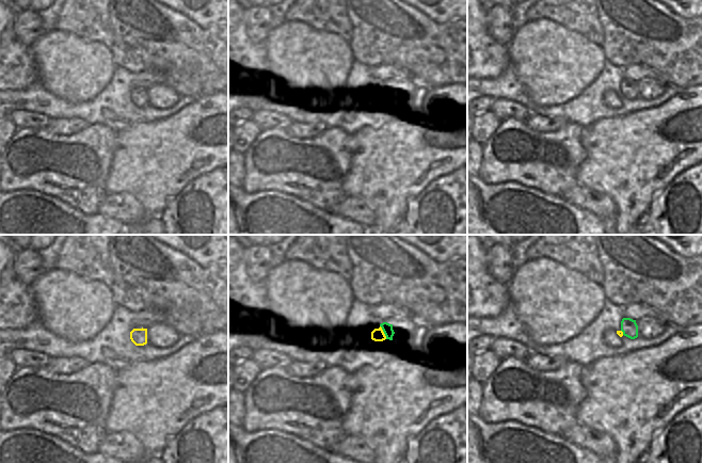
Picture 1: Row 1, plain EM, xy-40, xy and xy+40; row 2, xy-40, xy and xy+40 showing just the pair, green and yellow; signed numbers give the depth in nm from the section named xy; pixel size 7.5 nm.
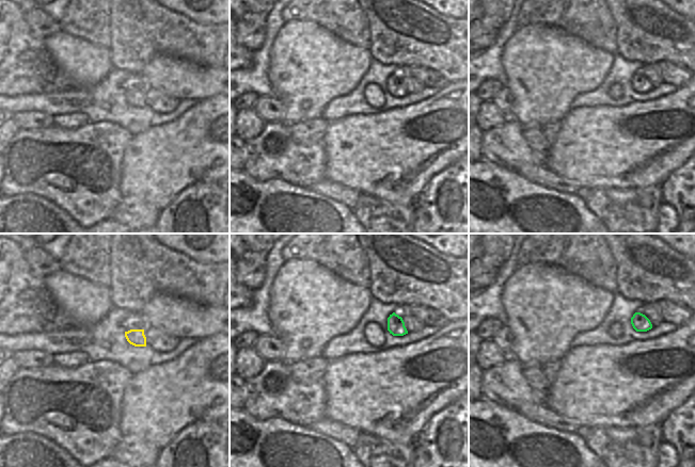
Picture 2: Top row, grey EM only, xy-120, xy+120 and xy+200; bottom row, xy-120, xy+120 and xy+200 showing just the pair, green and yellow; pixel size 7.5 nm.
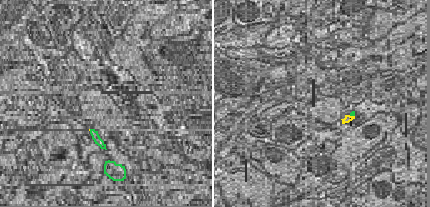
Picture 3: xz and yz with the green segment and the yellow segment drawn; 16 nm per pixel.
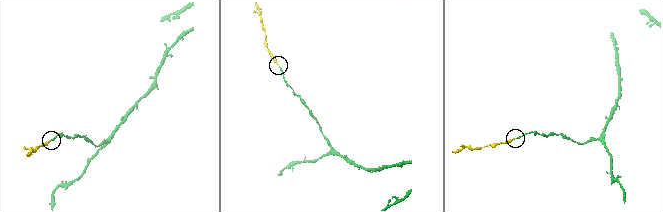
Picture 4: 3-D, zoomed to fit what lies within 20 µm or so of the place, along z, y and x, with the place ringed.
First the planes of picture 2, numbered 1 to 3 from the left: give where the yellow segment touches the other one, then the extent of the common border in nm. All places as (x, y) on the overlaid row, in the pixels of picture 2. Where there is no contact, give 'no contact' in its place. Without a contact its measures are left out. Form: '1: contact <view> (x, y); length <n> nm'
1: no contact
2: no contact
3: no contact

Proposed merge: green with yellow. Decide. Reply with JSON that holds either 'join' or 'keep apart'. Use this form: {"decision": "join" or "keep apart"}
{"decision": "join"}

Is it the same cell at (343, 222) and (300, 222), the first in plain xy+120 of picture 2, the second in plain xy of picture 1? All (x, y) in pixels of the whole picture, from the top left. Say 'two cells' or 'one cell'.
one cell

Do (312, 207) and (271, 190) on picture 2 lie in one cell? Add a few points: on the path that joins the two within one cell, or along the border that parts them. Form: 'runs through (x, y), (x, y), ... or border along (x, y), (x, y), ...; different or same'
runs through (302, 207), (288, 207), (281, 199); same

